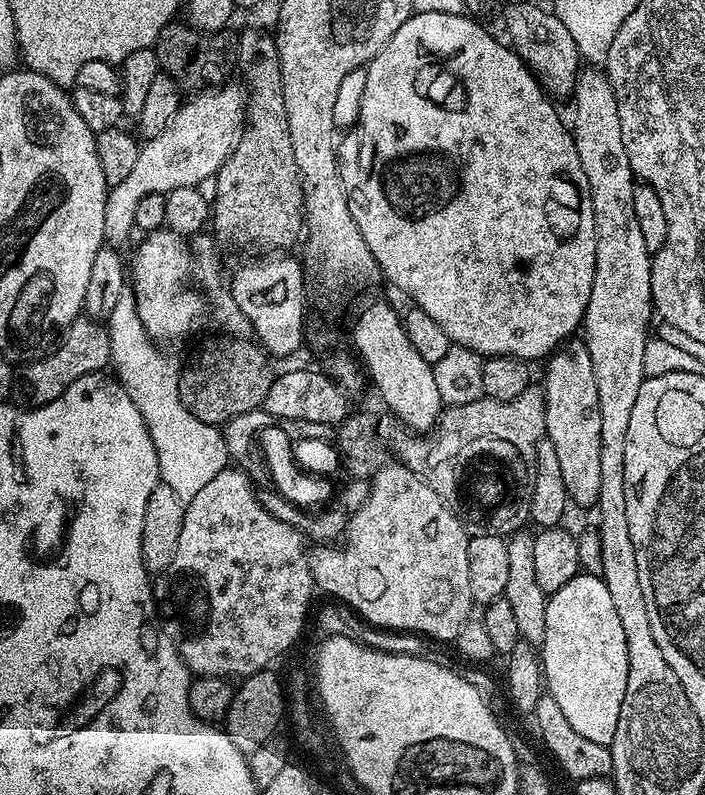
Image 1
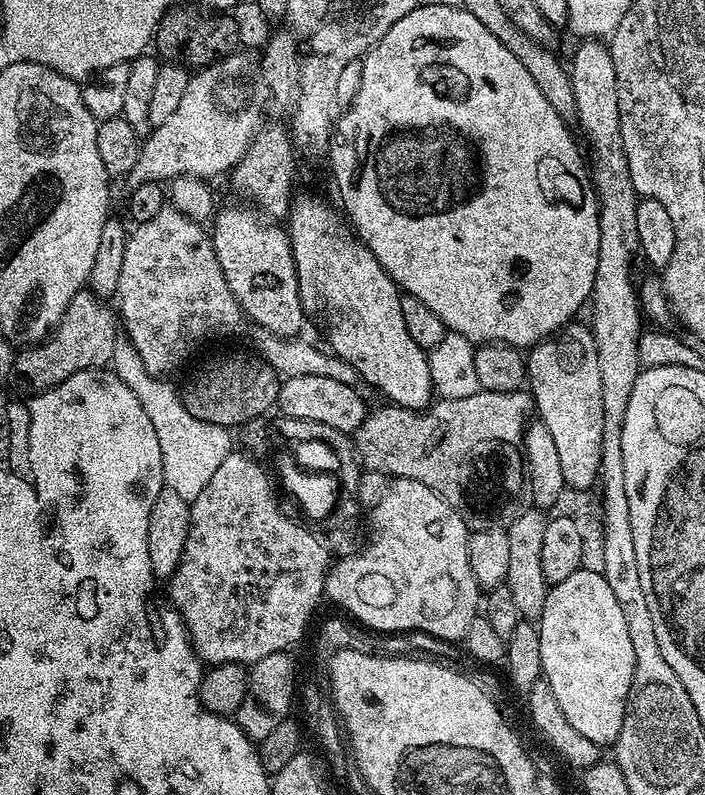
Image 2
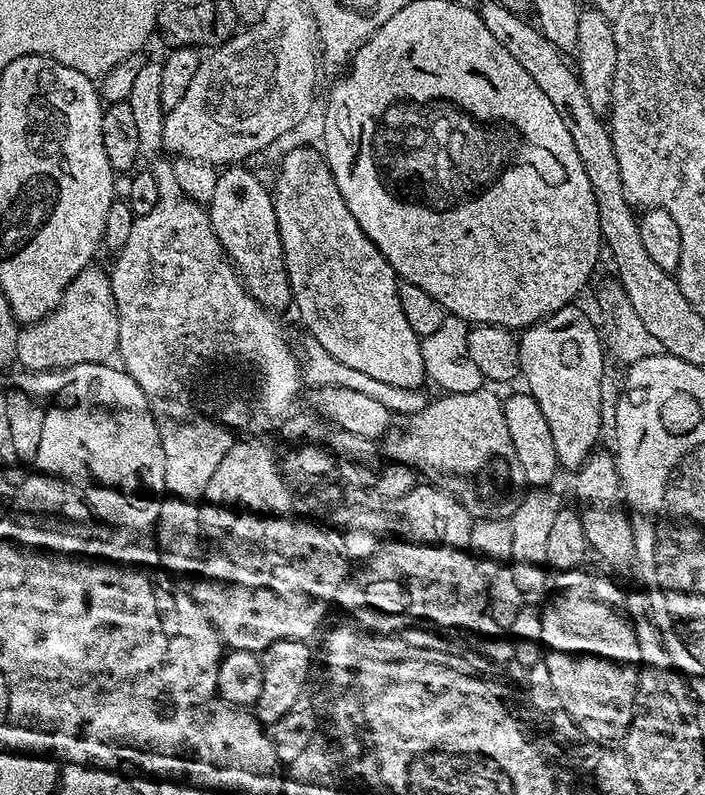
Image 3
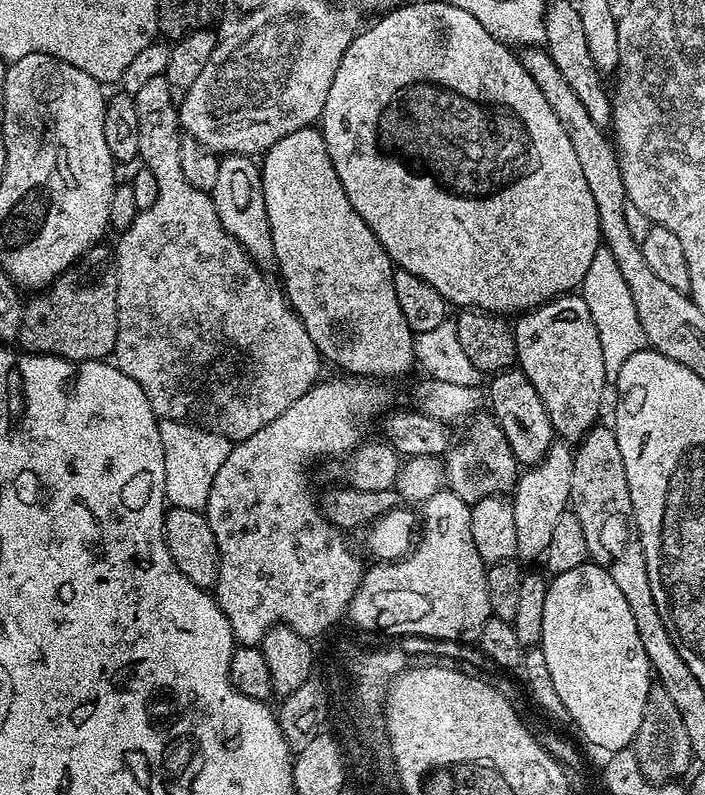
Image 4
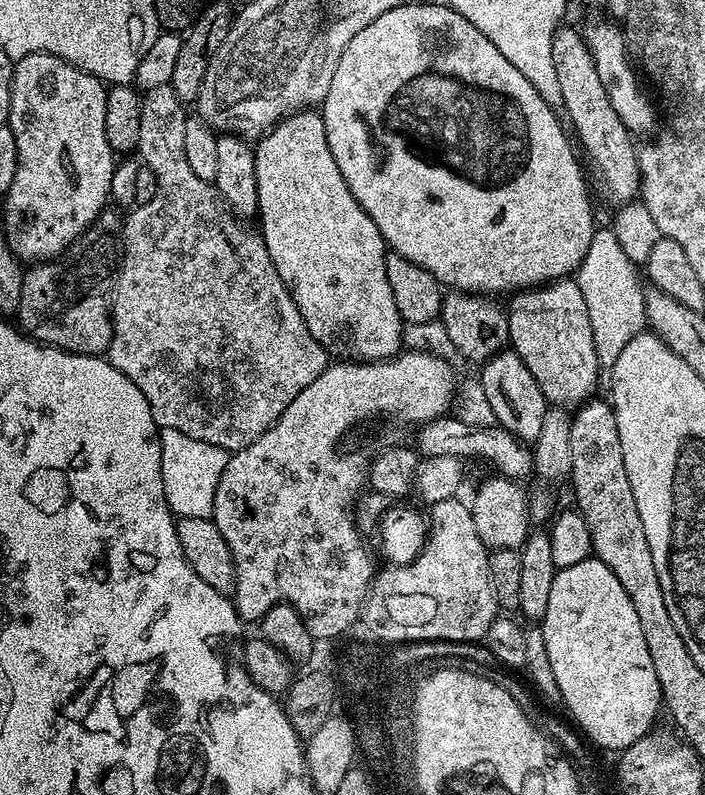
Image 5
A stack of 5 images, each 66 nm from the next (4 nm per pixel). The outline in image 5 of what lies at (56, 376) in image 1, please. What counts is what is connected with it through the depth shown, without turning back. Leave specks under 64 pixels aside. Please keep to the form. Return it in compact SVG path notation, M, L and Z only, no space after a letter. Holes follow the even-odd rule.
M105 210L96 217L96 223L89 226L67 252L55 257L54 262L36 262L31 265L32 269L24 272L24 281L22 282L22 294L16 307L15 315L20 316L18 327L25 336L32 337L37 344L49 344L51 348L61 348L64 352L73 352L83 356L100 356L107 353L110 342L112 341L112 293L116 287L116 273L122 259L122 220L116 217L112 210Z

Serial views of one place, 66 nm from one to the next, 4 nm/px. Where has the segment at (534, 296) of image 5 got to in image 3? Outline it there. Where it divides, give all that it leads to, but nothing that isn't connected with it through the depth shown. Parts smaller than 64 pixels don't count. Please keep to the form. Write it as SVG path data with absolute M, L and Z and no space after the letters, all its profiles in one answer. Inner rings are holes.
M569 306L560 308L558 311L552 312L551 315L538 321L538 323L523 329L518 336L520 341L520 376L522 380L528 383L528 385L526 385L528 395L534 398L534 402L538 402L538 406L542 406L542 414L546 417L546 422L550 425L550 434L554 438L554 450L558 454L560 468L564 470L566 470L566 468L579 470L586 463L588 457L597 451L598 445L596 445L596 443L600 440L600 423L604 420L604 412L600 407L604 404L604 352L606 356L606 344L602 339L601 329L599 332L599 330L596 329L595 322L592 321L582 309L576 307L577 306Z

